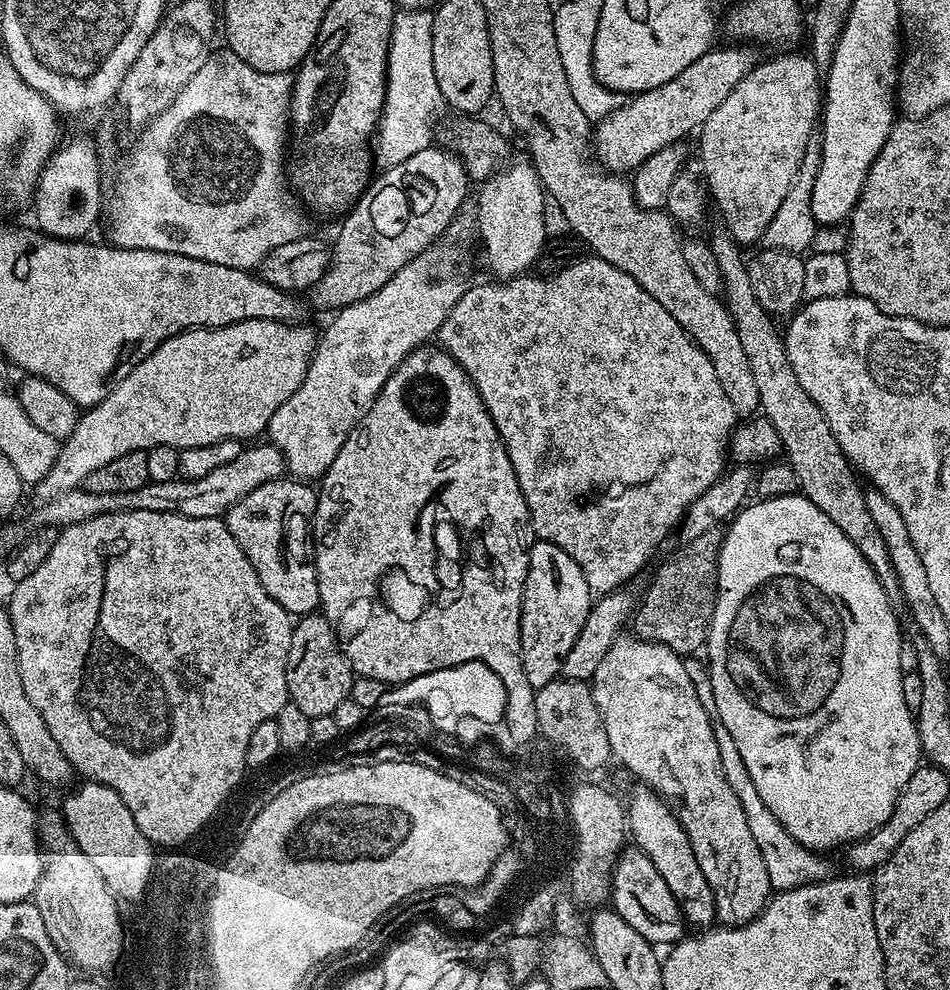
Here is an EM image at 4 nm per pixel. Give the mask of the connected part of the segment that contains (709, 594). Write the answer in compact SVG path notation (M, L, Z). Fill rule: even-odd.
M719 527L711 528L681 543L682 546L659 566L633 615L632 628L639 639L666 645L683 656L697 653L694 651L707 643L709 622L719 592L717 559L722 540L723 531Z

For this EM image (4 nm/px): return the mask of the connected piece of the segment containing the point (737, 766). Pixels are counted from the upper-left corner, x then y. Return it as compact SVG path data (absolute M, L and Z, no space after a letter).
M719 722L713 723L714 738L718 742L718 754L722 754L722 774L726 774L726 782L730 782L730 790L738 794L738 802L742 802L742 811L746 813L746 823L750 825L750 834L754 834L754 842L758 842L758 850L762 850L762 862L766 862L766 874L770 874L770 882L773 889L783 890L785 888L795 888L798 884L813 884L816 880L830 880L834 875L832 864L827 859L827 855L813 852L812 849L802 846L770 814L766 802L762 802L762 797L758 794L750 774L746 774L746 762L742 762L742 754L738 754L738 746Z

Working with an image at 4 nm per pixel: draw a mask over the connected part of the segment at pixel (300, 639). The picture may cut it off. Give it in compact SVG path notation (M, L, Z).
M309 614L301 616L295 621L292 637L290 638L290 654L286 662L286 682L288 683L288 698L291 703L302 710L307 716L330 716L338 706L338 702L349 699L354 673L352 663L340 649L340 640L330 622L322 614Z

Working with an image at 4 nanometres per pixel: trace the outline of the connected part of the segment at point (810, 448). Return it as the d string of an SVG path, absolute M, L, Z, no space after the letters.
M722 222L716 224L708 237L708 243L711 253L718 261L718 268L722 271L722 298L736 323L742 350L746 350L750 370L754 373L754 382L760 395L760 412L770 422L774 422L774 430L778 430L783 455L797 475L799 491L810 502L814 502L814 506L818 506L818 510L822 510L822 514L826 514L826 518L830 518L830 522L834 522L834 526L838 526L838 530L842 530L842 534L846 534L854 546L858 546L862 558L870 562L878 582L882 582L892 607L903 609L905 602L902 586L898 582L894 562L890 562L886 538L882 538L870 510L866 510L865 485L857 469L844 457L842 446L838 446L838 438L834 438L834 430L830 430L830 422L826 422L826 414L822 414L814 398L802 390L788 361L781 329L776 329L777 321L754 294L741 245L730 234L728 227Z

